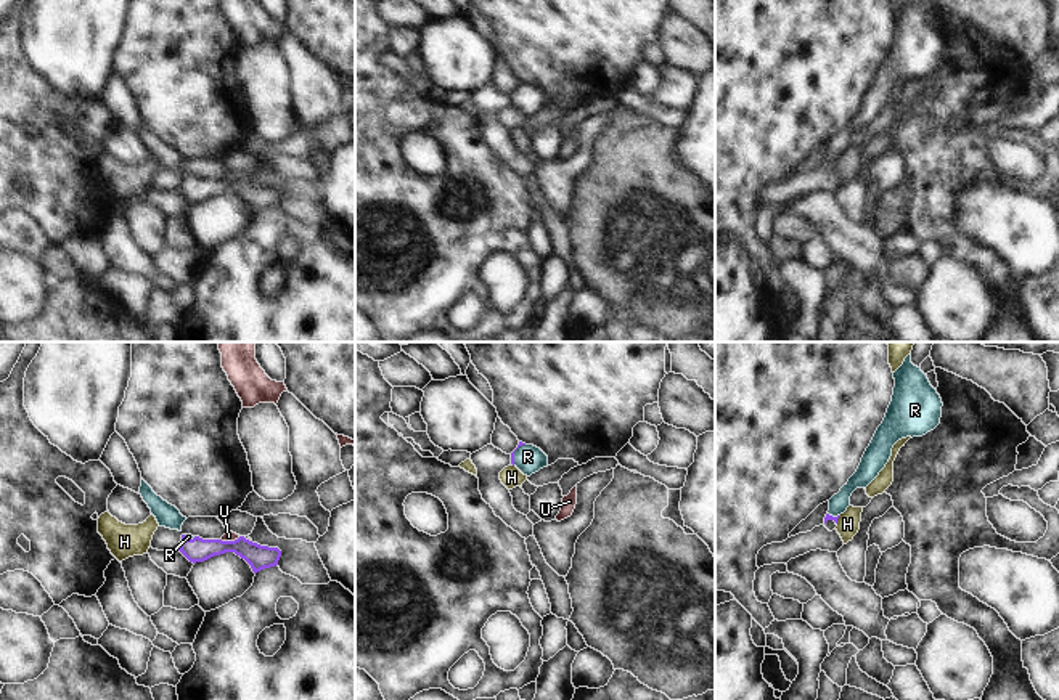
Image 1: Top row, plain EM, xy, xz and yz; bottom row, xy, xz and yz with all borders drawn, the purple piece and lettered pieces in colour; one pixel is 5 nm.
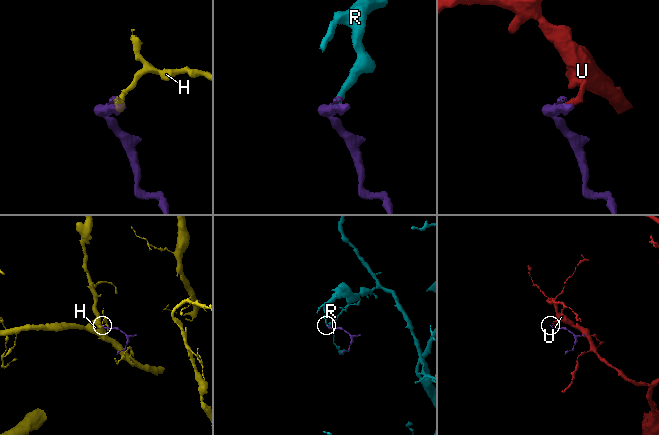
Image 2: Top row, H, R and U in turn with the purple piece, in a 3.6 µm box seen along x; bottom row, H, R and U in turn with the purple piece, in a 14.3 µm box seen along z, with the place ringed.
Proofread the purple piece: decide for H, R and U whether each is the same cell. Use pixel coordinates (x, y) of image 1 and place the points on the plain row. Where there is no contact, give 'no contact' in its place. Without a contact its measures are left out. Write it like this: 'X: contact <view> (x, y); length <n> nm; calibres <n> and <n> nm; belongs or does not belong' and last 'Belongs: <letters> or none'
H: contact yz (836, 161); length 50 nm; calibres 30 and 110 nm; does not belong
R: contact xz (513, 93); length 130 nm; calibres 20 and 140 nm; belongs
U: contact xy (230, 182); length 110 nm; calibres 120 and 50 nm; does not belong
Belongs: R

